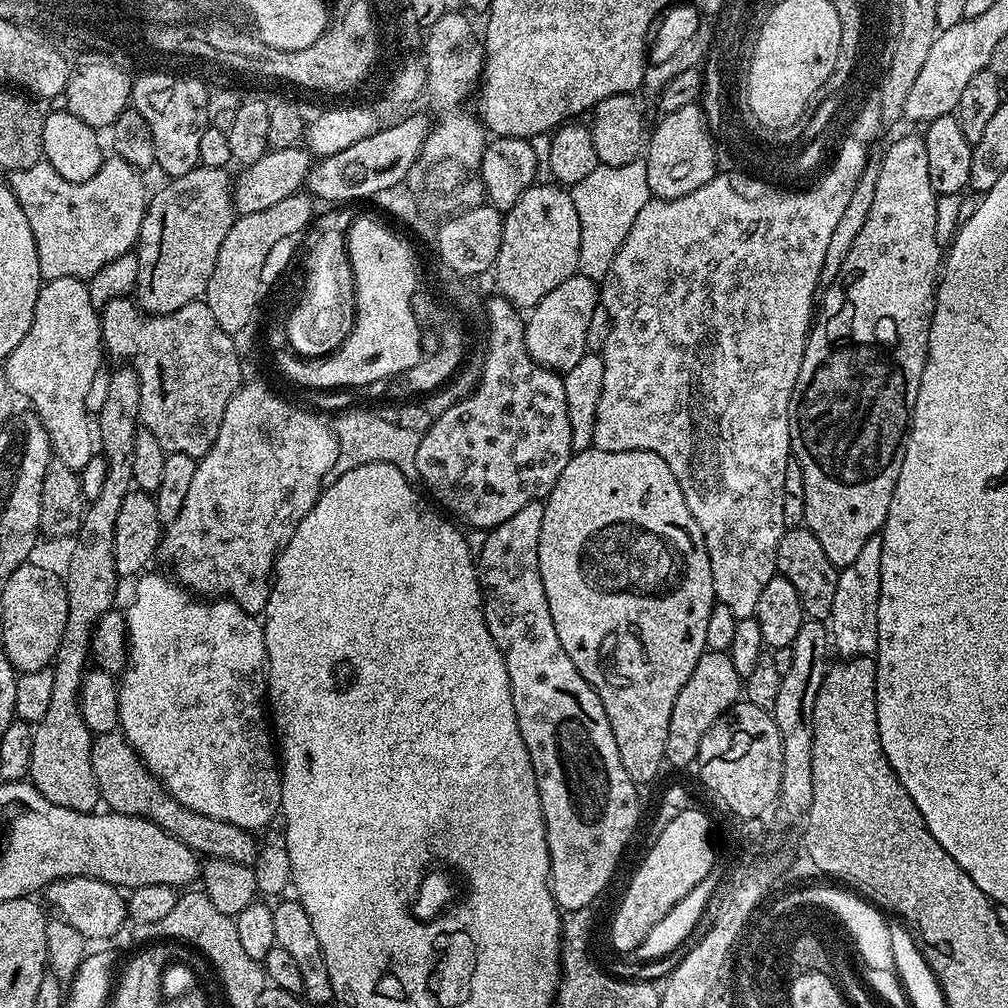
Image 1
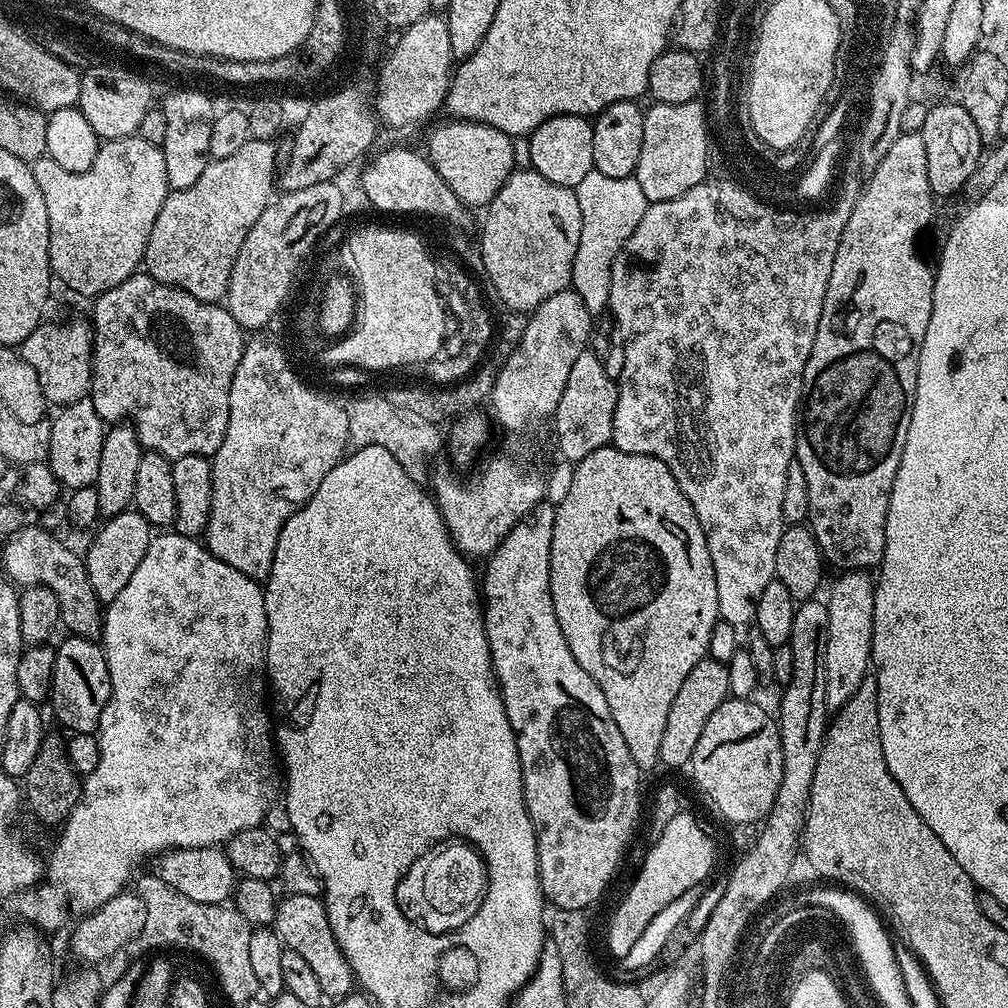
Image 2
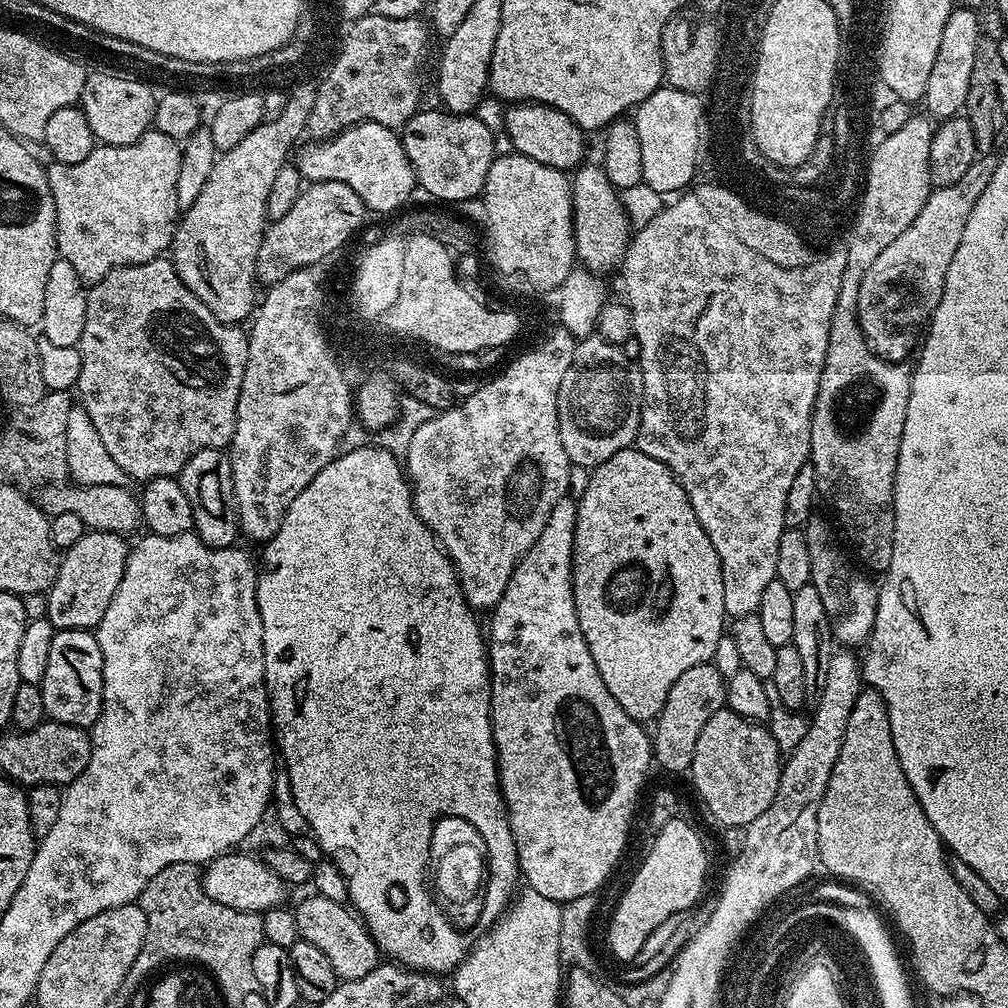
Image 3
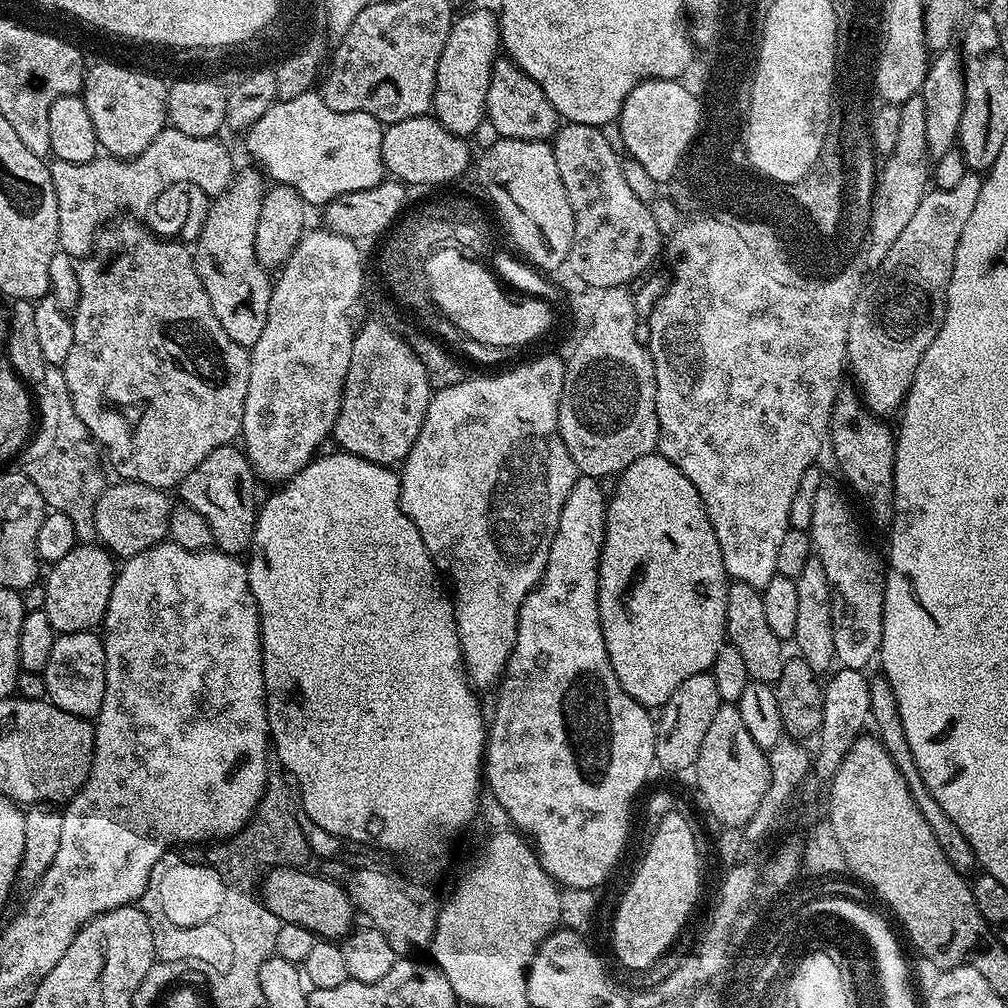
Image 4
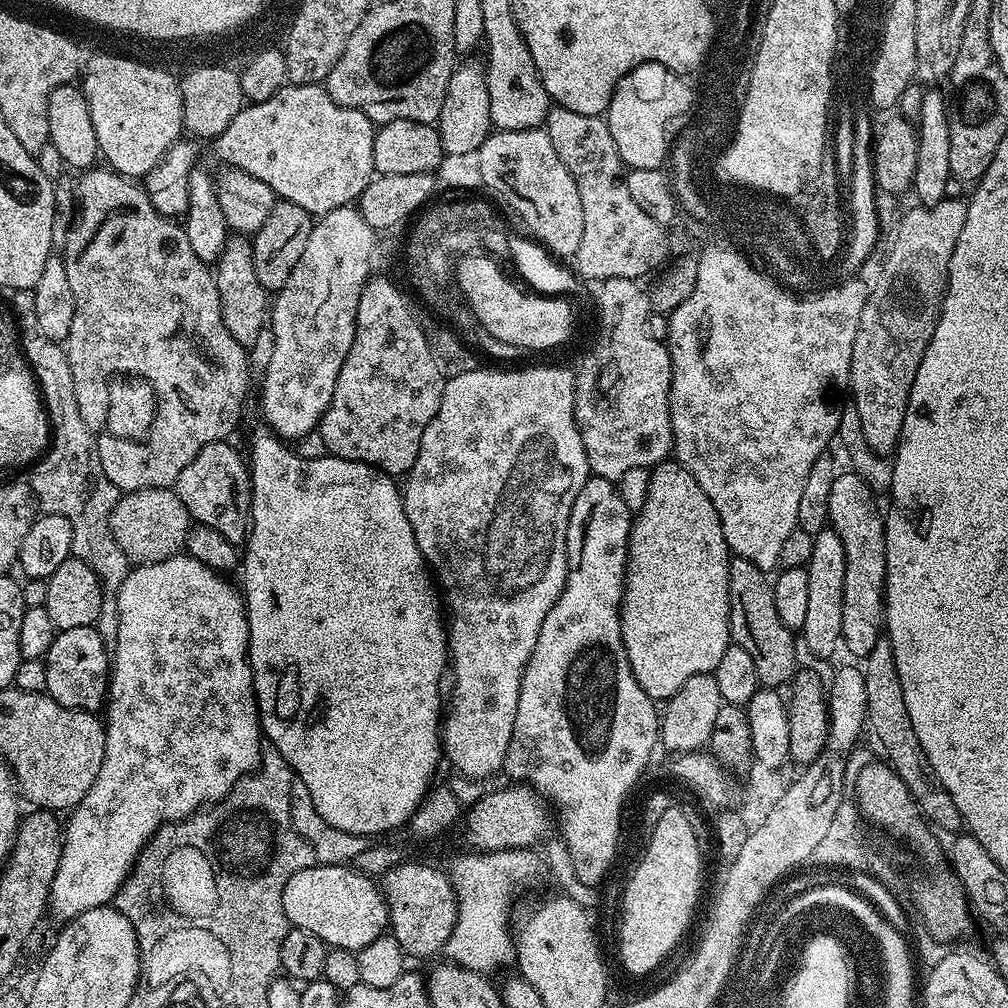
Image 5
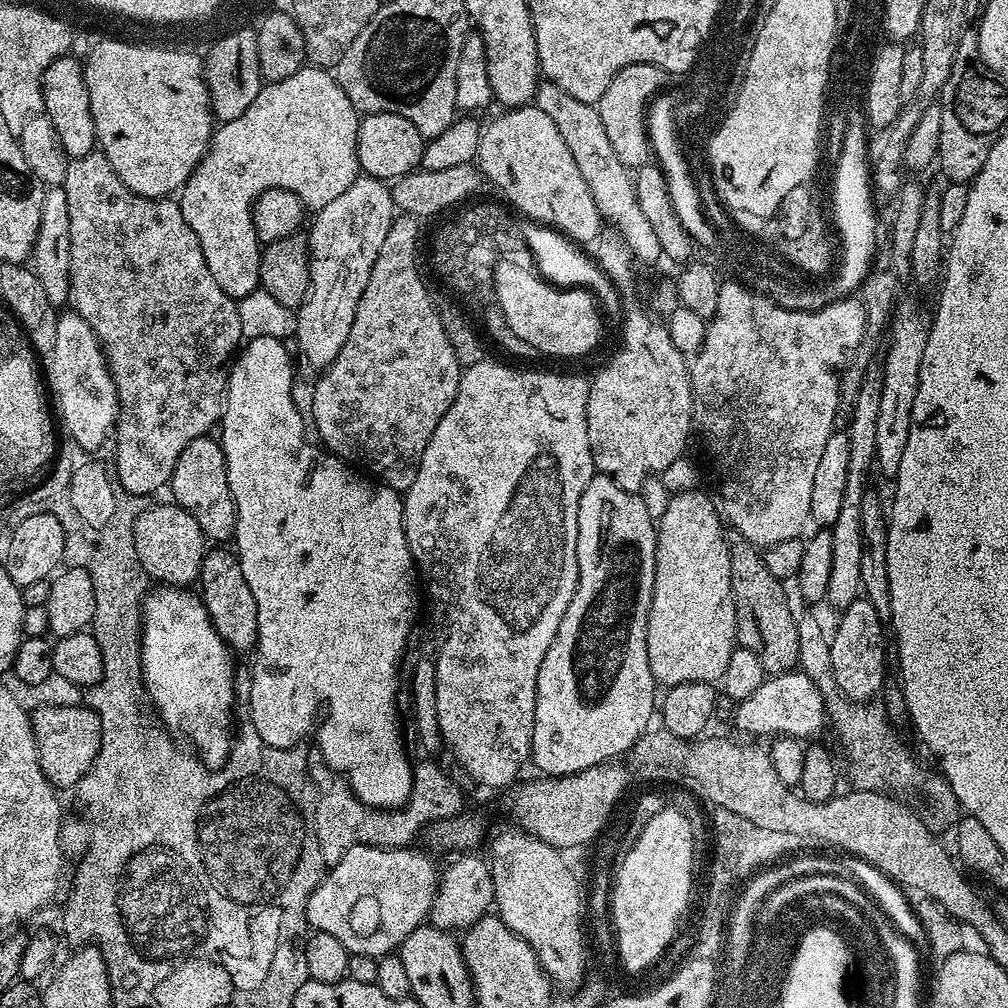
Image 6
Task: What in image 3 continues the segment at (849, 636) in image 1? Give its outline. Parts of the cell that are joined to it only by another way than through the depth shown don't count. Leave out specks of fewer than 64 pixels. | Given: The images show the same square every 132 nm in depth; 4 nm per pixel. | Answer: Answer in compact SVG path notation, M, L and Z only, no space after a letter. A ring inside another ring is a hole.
M840 650L833 655L832 665L828 667L826 670L826 682L824 683L823 692L819 693L818 699L820 700L816 704L816 713L811 714L810 723L808 729L806 730L806 736L802 738L802 742L798 743L798 746L794 748L794 750L790 753L790 755L783 761L781 770L780 770L780 781L778 782L778 794L774 798L774 802L771 806L765 810L753 824L747 825L746 831L743 833L744 836L744 845L740 848L740 853L737 855L733 855L731 857L731 862L734 863L735 867L732 868L731 876L728 876L727 888L724 889L724 894L721 897L715 899L716 905L714 906L714 912L710 914L710 918L708 920L703 921L700 929L698 927L691 933L690 939L687 943L684 944L682 948L676 953L674 963L670 968L670 975L674 977L676 980L686 980L686 970L692 970L692 972L696 972L696 976L698 978L702 978L702 982L704 982L704 978L708 978L710 982L708 984L712 984L712 988L722 988L722 981L726 976L726 965L729 963L730 957L728 958L728 951L731 950L732 947L736 944L736 939L739 938L740 935L743 934L744 931L747 930L748 927L752 924L752 919L755 918L756 915L759 914L763 908L767 909L771 905L771 899L774 895L780 896L780 890L783 889L785 892L791 893L793 888L799 886L800 883L803 882L804 879L807 878L808 875L811 874L815 868L818 868L818 857L820 851L818 850L818 810L822 806L822 798L826 794L826 786L830 782L830 774L834 770L834 762L838 762L838 754L842 750L842 738L846 738L846 722L850 722L850 710L854 710L854 702L858 698L858 694L862 690L862 677L861 677L861 657L859 655L855 656L855 651L852 650Z

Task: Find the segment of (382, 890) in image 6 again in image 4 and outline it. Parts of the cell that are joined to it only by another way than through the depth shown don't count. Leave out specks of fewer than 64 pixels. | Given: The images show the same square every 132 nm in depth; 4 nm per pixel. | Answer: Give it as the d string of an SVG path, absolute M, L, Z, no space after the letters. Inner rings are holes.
M281 866L271 869L262 880L264 907L285 925L297 924L312 932L316 938L343 938L353 931L354 905L339 883L327 880L300 866Z

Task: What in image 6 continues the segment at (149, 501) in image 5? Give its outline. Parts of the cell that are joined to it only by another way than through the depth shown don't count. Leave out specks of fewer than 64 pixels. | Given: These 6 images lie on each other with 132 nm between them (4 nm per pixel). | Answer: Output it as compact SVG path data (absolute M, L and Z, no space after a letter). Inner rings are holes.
M175 502L168 504L156 504L145 507L136 519L134 526L134 550L138 550L138 562L142 562L142 570L153 581L164 586L192 586L197 583L200 575L200 567L204 561L206 551L206 537L198 522L190 518L186 509Z

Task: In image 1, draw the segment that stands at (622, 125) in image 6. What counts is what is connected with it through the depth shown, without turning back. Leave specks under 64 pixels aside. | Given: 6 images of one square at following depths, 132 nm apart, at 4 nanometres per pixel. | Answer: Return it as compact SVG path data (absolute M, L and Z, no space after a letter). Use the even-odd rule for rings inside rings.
M699 103L682 106L682 110L665 112L659 117L656 129L646 140L646 179L651 195L657 200L673 200L694 194L698 186L706 186L718 174L715 142Z

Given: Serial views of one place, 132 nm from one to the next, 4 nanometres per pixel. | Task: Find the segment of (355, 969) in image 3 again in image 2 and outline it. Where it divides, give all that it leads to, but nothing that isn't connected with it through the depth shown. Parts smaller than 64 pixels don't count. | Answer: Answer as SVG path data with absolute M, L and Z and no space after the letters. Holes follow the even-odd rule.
M285 895L277 906L274 931L285 948L294 950L294 954L299 954L314 970L325 997L339 998L353 991L354 977L350 970L350 962L346 962L334 938L334 930L330 930L330 918L326 918L324 902L320 896Z

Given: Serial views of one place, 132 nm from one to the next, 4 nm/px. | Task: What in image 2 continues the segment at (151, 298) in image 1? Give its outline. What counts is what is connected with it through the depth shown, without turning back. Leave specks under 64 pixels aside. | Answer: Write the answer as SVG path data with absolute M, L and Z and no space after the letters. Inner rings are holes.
M248 140L235 154L212 160L199 169L193 184L169 191L150 230L143 267L163 284L175 284L207 304L228 295L230 274L250 226L262 218L262 210L273 199L278 171L274 162L276 145L270 140Z

